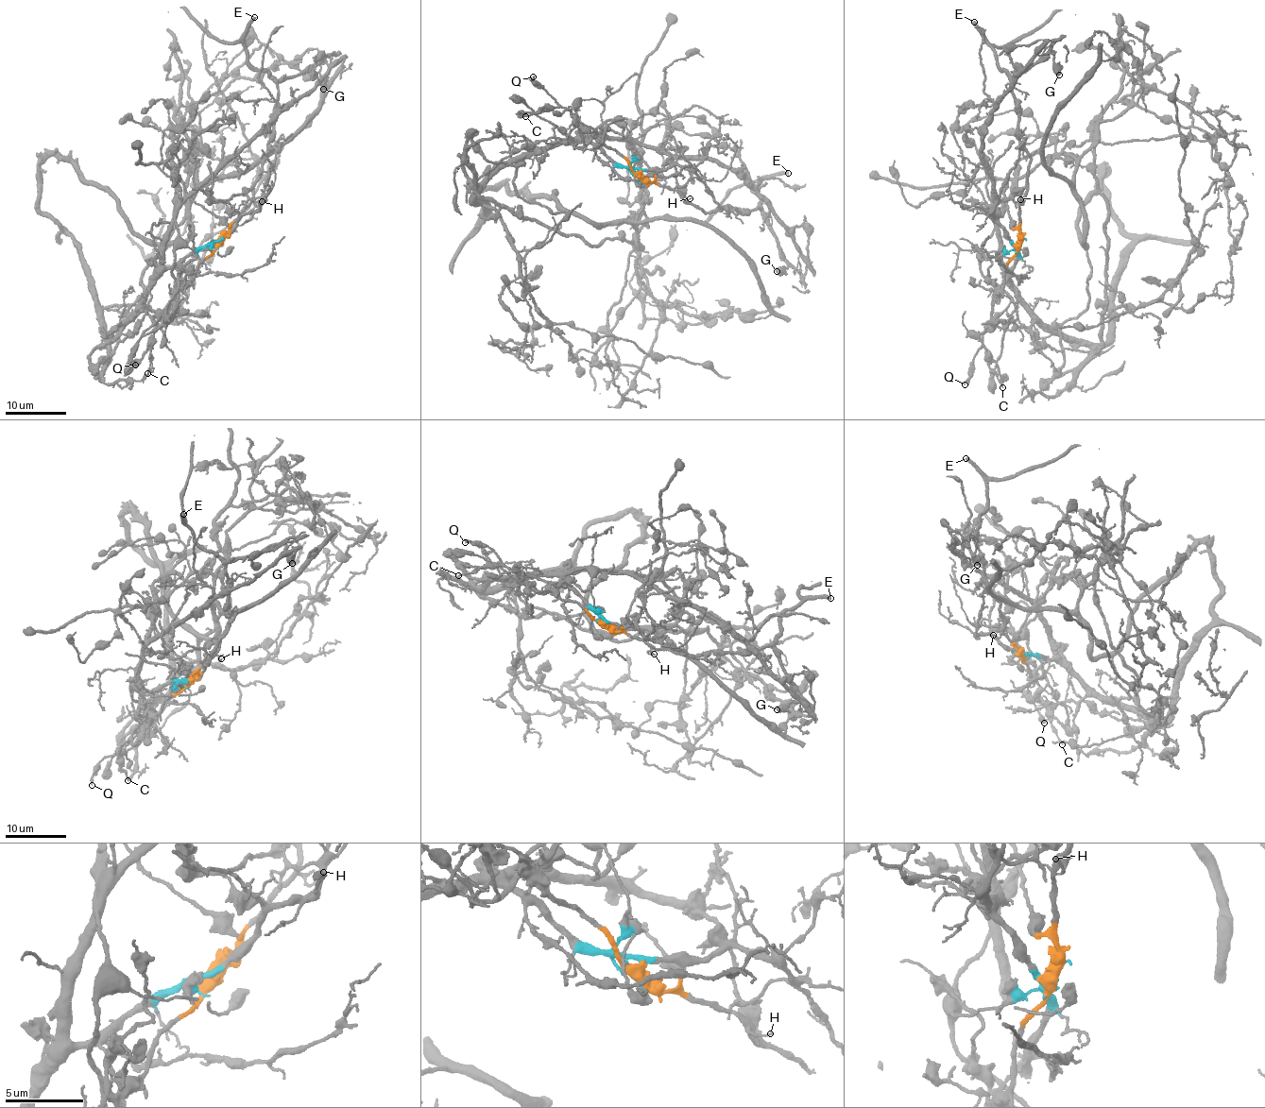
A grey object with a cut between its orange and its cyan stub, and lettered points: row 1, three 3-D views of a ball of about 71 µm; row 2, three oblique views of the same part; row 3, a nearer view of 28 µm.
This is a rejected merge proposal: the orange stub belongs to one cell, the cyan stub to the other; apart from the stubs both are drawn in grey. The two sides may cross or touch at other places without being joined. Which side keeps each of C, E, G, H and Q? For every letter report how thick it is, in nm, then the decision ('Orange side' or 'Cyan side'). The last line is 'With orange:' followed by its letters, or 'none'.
C: Thickness 150 nm. Orange side
E: Thickness 380 nm. Orange side
G: Thickness 600 nm. Orange side
H: Thickness 120 nm. Orange side
Q: Thickness 140 nm. Orange side
With orange: C, E, G, H, Q

